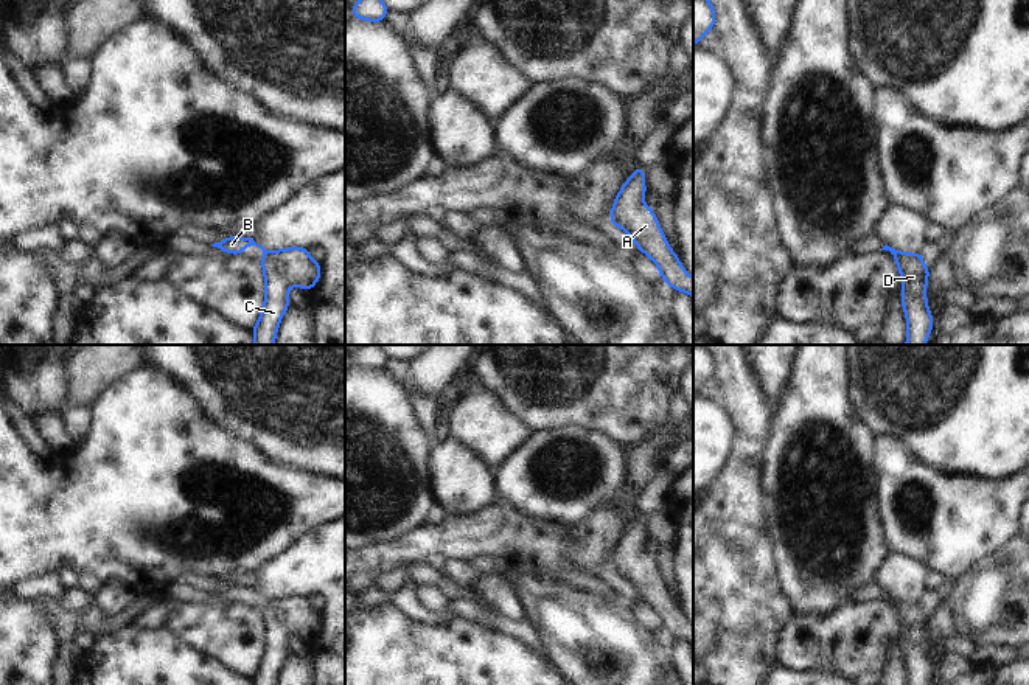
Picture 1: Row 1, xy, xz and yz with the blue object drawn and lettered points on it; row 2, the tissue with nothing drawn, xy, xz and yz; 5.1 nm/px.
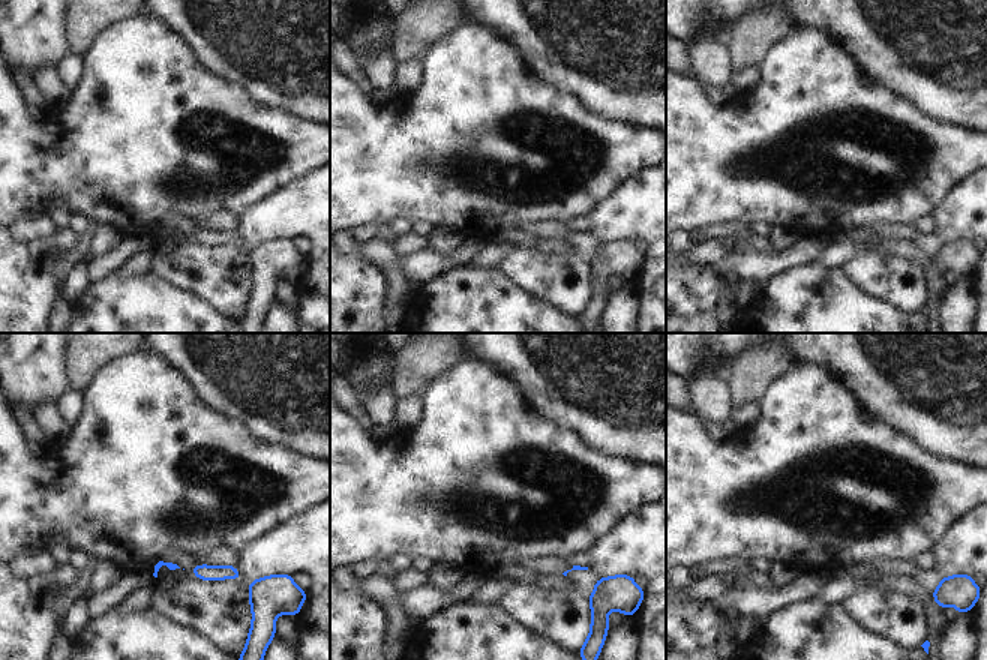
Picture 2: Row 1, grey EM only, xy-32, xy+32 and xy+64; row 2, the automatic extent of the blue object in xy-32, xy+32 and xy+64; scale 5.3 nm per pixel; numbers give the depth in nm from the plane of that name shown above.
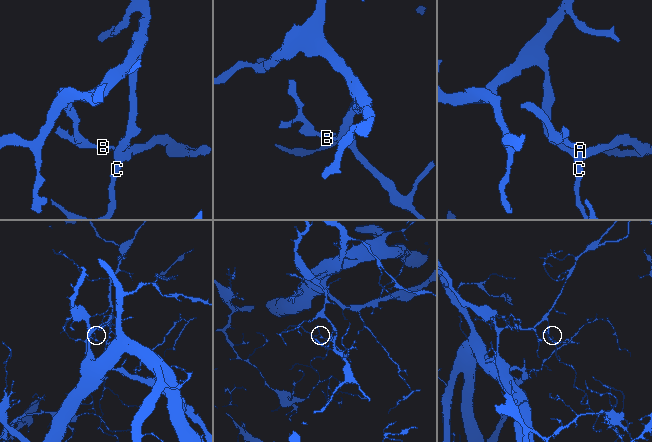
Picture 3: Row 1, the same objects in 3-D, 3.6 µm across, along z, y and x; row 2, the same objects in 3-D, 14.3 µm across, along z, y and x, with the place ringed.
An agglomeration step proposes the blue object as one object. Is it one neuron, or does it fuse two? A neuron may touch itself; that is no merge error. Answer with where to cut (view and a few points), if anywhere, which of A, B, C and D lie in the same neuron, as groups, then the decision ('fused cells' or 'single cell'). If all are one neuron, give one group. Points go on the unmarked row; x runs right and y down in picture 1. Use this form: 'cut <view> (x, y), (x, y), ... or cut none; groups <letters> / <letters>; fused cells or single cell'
cut xy (269, 600), (263, 608); groups A C D / B; fused cells

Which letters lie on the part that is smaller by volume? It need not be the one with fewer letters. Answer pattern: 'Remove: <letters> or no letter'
Remove: B

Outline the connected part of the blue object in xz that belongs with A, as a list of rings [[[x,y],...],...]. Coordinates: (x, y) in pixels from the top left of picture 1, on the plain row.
[[[637,514],[623,531],[612,551],[611,565],[617,575],[633,586],[639,598],[654,609],[665,631],[675,638],[687,640],[693,646],[693,626],[668,595],[654,559],[644,550],[644,542],[648,537],[644,531],[645,519]]]

